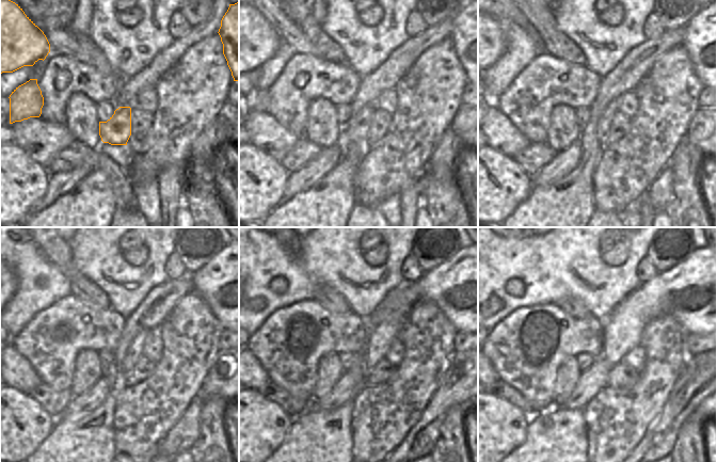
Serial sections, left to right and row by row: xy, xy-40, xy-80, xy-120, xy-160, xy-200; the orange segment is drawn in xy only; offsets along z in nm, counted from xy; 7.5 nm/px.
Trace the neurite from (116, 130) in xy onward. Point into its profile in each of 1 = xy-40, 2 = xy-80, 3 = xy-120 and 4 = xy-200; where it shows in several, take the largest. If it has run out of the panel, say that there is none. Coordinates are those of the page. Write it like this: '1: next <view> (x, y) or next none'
1: next xy-40 (355, 130)
2: next xy-80 (605, 121)
3: next xy-120 (134, 350)
4: next xy-200 (695, 292)

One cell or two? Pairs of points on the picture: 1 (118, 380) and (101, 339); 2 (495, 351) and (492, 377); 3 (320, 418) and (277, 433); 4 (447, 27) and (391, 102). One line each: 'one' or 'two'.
1: two
2: two
3: two
4: two

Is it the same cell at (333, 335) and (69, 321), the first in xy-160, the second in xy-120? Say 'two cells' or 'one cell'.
one cell

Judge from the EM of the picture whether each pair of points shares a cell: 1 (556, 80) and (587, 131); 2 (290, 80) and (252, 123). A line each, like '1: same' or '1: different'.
1: different
2: different

